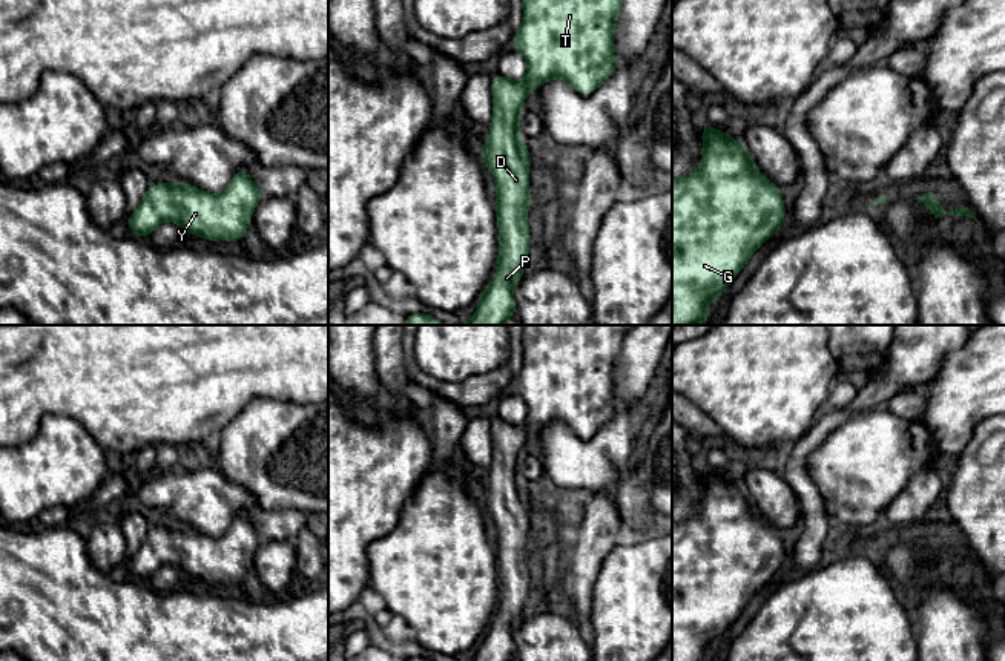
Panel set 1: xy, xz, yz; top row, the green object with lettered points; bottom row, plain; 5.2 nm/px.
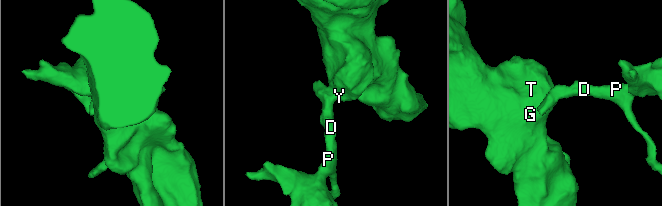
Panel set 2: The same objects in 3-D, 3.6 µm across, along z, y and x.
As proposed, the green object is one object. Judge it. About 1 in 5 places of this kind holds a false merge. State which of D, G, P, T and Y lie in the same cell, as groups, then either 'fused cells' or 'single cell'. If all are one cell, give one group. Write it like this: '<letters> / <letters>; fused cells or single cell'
D G P T Y; single cell

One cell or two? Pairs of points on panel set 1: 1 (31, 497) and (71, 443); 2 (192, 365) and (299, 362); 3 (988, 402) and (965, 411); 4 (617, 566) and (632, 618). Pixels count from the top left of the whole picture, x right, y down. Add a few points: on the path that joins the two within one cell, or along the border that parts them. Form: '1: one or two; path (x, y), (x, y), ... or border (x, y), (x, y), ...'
1: one; path (34, 483), (60, 457)
2: one; path (218, 362), (273, 362)
3: one; path (982, 402), (972, 405)
4: one; path (629, 578), (632, 582), (632, 606)

